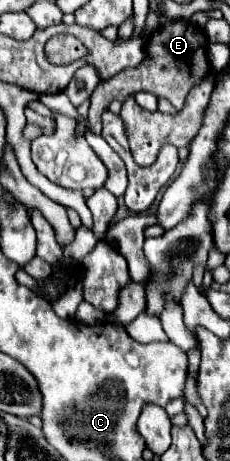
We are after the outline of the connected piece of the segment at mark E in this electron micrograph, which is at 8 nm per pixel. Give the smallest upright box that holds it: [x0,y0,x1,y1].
[89,20,211,134]

